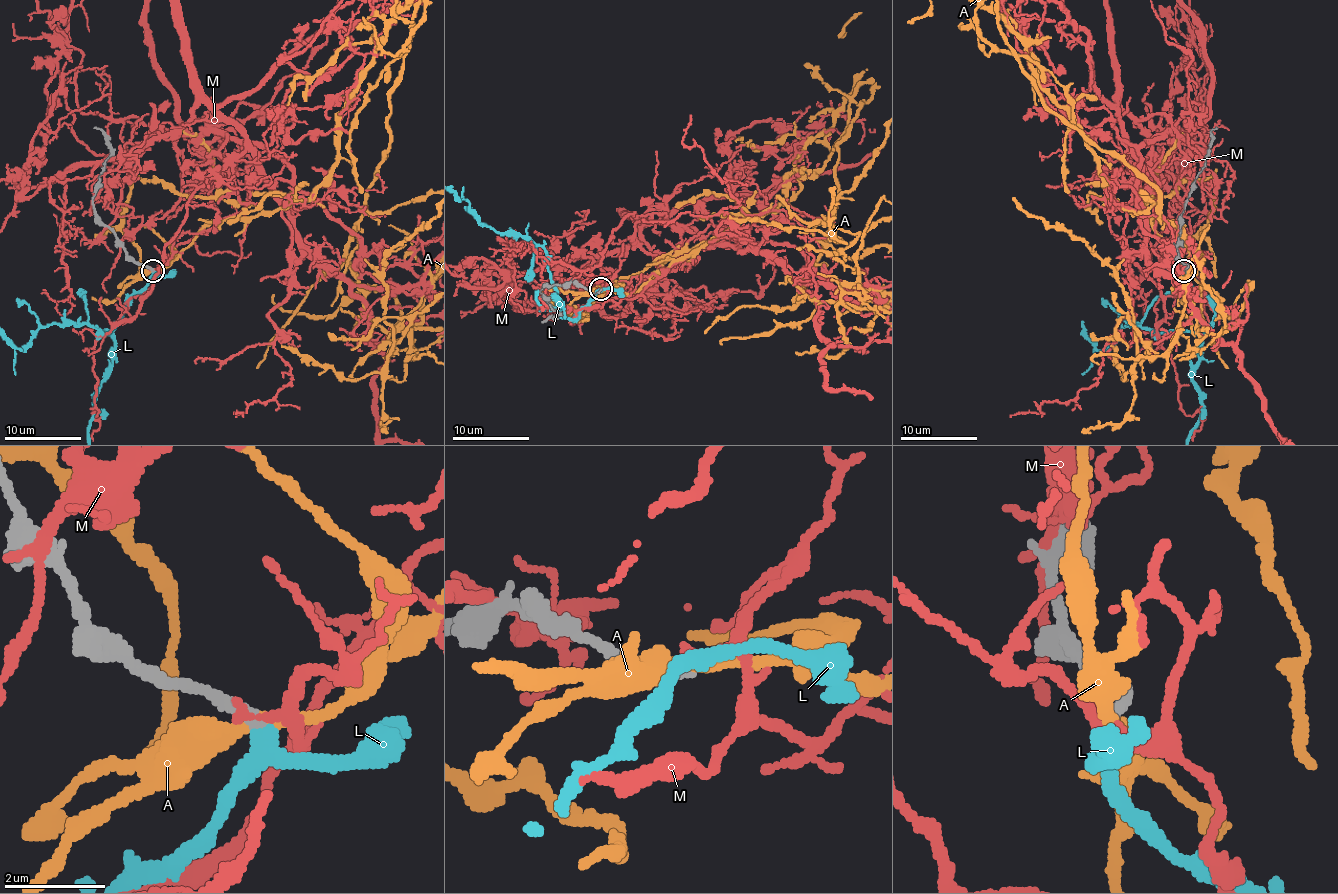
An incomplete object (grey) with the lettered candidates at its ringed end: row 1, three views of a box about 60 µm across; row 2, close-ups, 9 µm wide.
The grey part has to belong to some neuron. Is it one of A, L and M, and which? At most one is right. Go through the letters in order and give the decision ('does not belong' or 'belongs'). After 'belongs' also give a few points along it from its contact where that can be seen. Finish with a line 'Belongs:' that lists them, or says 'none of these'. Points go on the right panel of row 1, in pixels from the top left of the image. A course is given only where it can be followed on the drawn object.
A: does not belong
L: belongs
M: does not belong
Belongs: L

